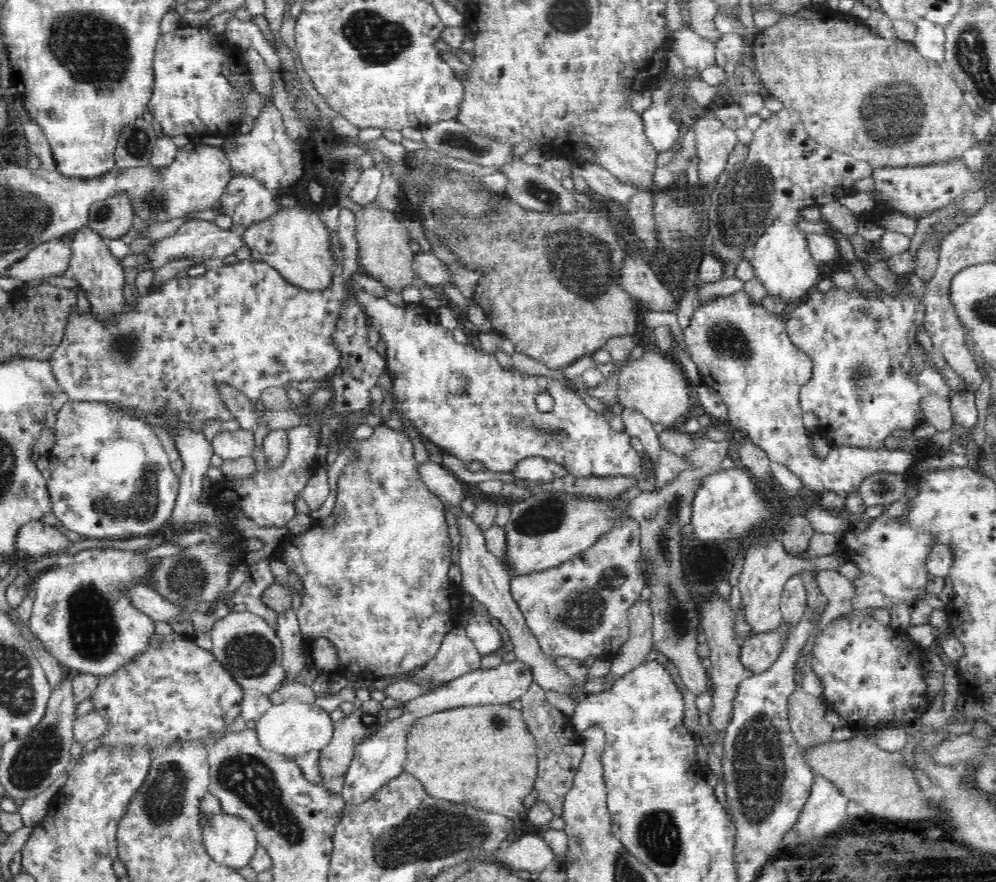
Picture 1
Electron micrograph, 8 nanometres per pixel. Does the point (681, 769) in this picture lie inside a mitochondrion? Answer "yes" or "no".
no

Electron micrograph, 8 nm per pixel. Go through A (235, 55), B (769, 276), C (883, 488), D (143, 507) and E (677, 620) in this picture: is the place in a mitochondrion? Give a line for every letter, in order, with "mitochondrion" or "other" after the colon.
A: other
B: other
C: other
D: mitochondrion
E: mitochondrion

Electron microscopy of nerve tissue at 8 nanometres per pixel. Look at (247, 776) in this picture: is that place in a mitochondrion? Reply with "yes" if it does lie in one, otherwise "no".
yes

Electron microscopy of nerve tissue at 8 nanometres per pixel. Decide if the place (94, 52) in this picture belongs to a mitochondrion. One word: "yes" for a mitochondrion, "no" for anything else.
yes

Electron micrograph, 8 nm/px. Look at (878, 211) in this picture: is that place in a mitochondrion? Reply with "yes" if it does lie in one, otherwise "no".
no

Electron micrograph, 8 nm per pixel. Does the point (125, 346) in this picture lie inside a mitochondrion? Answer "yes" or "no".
yes

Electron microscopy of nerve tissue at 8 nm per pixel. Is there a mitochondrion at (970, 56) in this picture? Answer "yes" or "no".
yes

